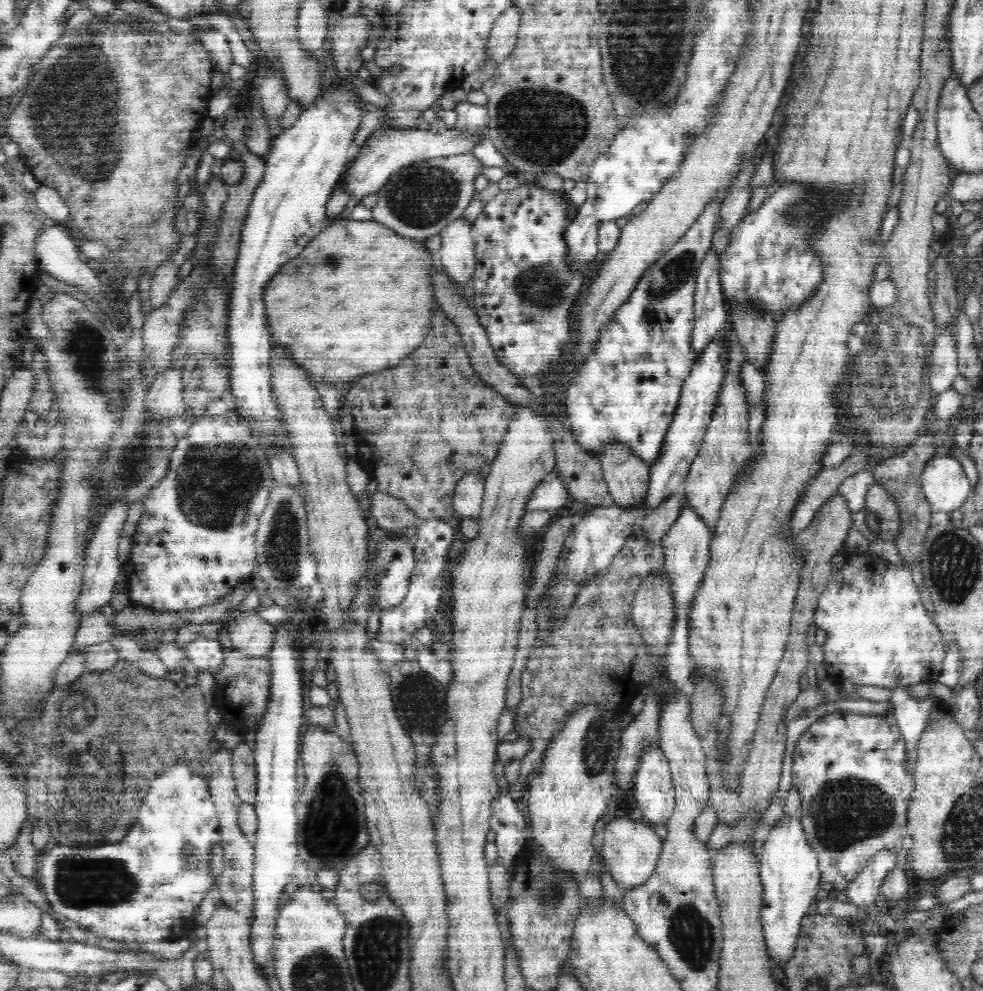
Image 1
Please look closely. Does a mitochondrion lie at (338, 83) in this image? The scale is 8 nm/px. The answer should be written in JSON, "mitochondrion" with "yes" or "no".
{"mitochondrion":"no"}

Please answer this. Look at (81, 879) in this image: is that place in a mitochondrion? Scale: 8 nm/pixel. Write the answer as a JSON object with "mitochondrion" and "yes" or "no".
{"mitochondrion":"yes"}

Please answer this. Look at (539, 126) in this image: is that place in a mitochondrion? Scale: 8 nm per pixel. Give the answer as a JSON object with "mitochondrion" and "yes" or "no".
{"mitochondrion":"yes"}

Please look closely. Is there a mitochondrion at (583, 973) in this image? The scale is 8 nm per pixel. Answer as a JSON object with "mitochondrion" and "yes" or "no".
{"mitochondrion":"no"}

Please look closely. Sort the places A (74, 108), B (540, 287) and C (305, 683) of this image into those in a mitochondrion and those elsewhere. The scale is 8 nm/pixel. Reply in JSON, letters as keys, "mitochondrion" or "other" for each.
{"A":"mitochondrion","B":"mitochondrion","C":"other"}

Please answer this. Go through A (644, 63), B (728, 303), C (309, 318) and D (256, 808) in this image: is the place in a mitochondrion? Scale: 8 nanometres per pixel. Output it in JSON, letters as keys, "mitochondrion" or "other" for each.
{"A":"mitochondrion","B":"other","C":"other","D":"other"}

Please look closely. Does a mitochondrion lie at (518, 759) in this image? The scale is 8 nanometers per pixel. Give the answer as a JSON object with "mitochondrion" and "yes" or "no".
{"mitochondrion":"no"}

